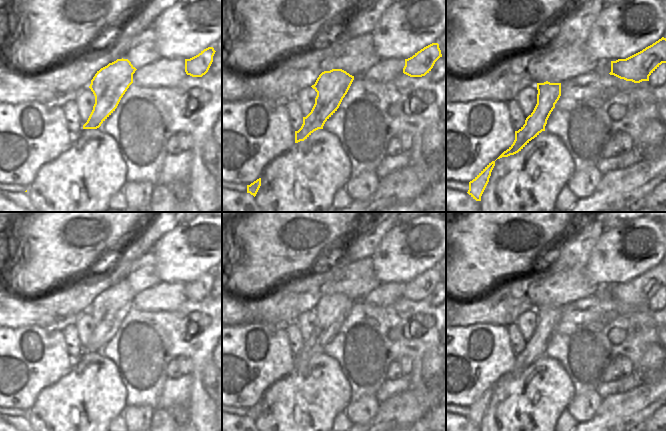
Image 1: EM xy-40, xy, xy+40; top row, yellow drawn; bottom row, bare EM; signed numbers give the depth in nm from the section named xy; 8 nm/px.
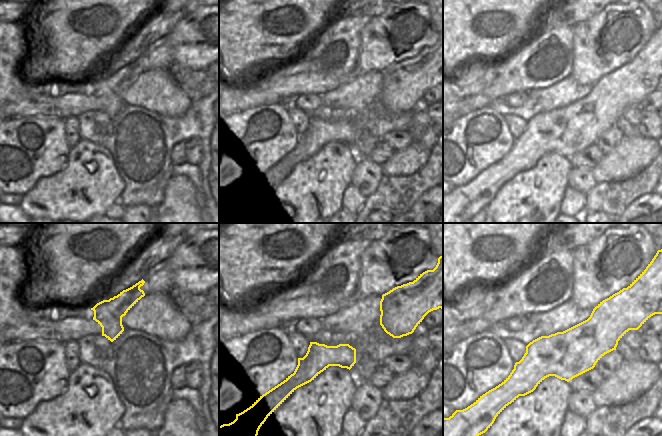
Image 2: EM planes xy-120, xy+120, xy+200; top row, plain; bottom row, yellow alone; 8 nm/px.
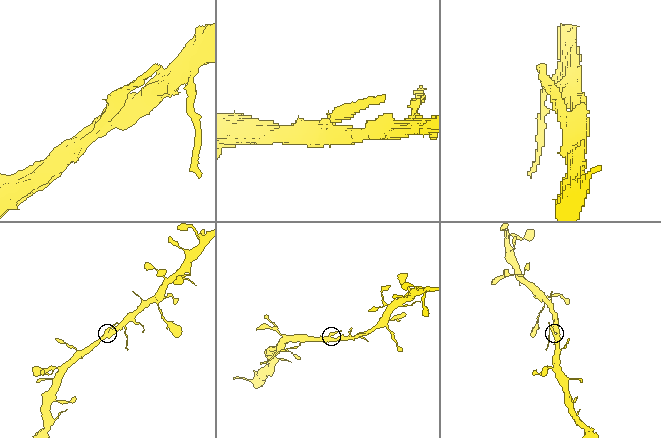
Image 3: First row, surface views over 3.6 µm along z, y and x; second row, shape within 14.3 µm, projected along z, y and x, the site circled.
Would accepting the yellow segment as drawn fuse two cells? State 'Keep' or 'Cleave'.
Keep

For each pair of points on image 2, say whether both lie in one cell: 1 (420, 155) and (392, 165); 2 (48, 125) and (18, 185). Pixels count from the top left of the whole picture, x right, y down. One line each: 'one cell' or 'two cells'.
1: one cell
2: one cell

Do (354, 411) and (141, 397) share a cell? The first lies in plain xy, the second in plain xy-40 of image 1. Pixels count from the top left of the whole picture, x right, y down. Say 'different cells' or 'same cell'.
different cells

